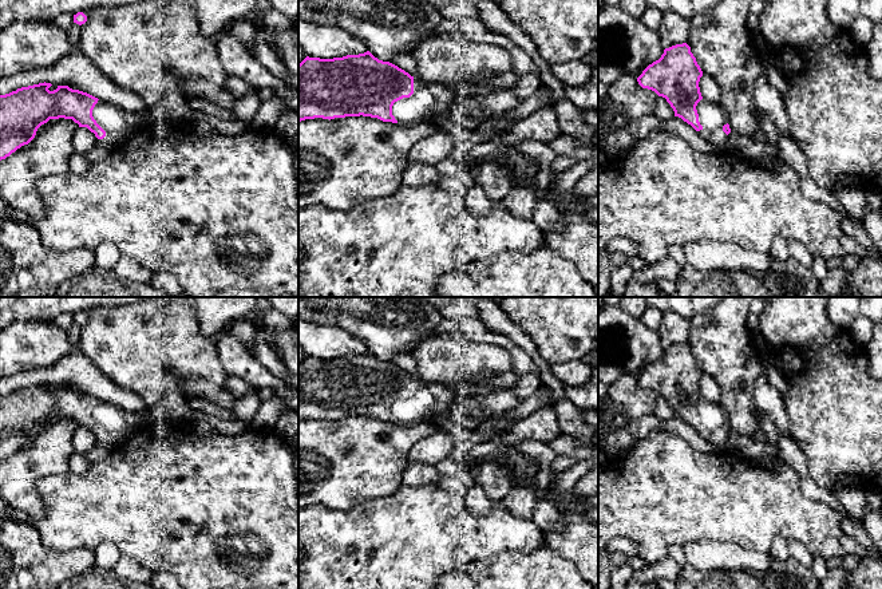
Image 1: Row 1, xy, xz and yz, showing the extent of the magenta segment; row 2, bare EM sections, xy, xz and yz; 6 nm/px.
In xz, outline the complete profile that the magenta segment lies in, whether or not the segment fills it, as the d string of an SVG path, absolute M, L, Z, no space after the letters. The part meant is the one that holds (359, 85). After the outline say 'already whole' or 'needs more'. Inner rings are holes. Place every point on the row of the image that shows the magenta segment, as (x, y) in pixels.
M369 51L333 59L306 56L298 64L298 122L363 115L414 126L428 115L448 112L454 102L455 95L448 86L414 78L392 63L379 60Z | needs more

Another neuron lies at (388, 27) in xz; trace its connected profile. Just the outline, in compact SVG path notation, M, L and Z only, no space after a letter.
M298 0L298 20L340 27L361 39L375 58L389 62L440 32L443 17L427 0Z

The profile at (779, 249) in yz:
M776 236L772 241L770 254L779 261L784 261L790 257L788 240L782 236Z

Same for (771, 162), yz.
M768 155L768 157L759 158L752 163L755 163L762 169L775 171L783 163L783 161L780 159L780 155Z

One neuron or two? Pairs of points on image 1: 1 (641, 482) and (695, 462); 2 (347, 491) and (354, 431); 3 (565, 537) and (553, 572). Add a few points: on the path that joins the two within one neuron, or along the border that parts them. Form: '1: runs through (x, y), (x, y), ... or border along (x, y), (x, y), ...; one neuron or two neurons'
1: runs through (655, 482), (675, 482), (681, 475); one neuron
2: runs through (347, 477), (347, 463), (356, 454), (356, 446); one neuron
3: border along (544, 545), (568, 558), (581, 574); two neurons

